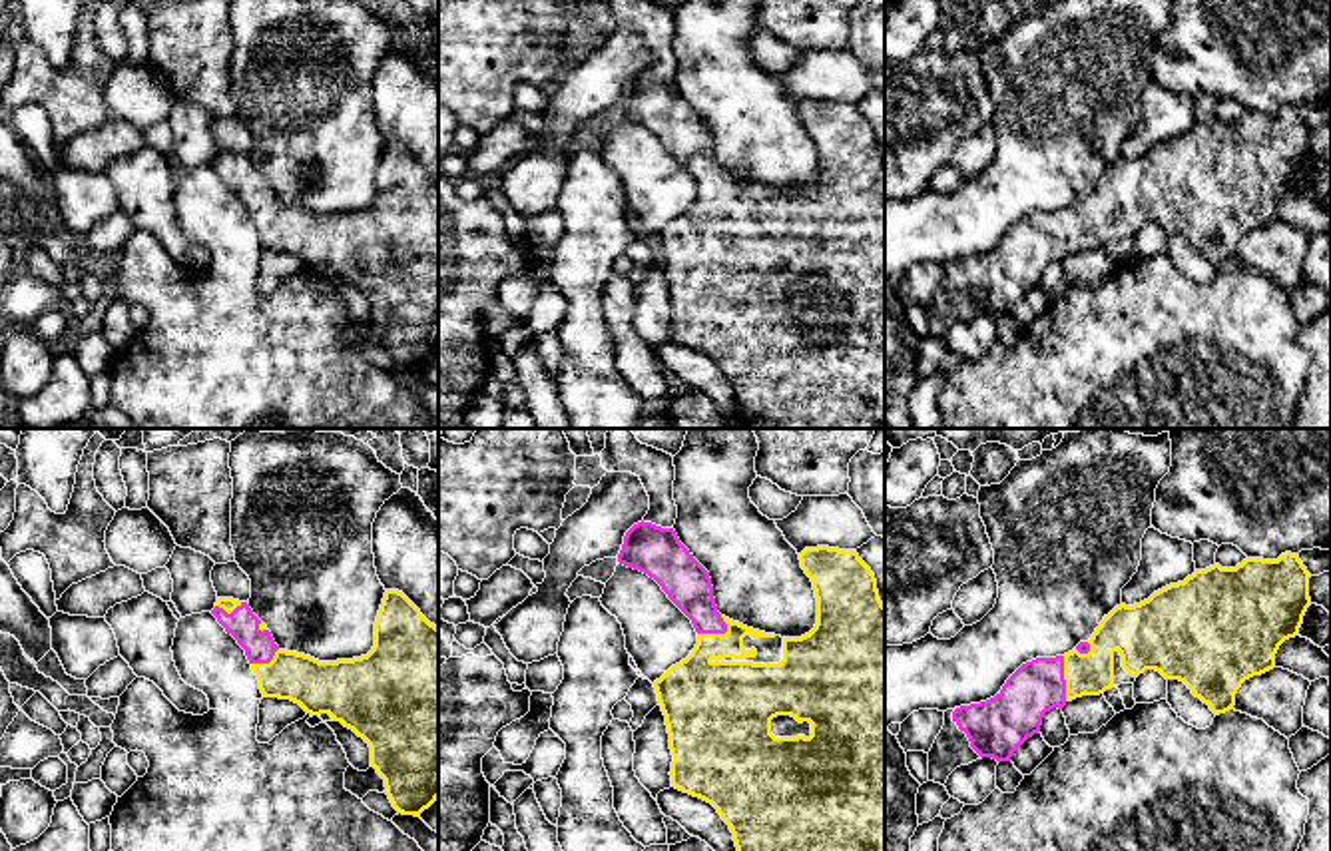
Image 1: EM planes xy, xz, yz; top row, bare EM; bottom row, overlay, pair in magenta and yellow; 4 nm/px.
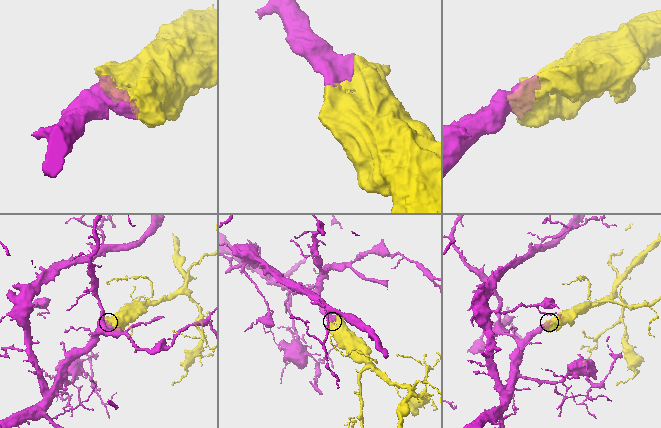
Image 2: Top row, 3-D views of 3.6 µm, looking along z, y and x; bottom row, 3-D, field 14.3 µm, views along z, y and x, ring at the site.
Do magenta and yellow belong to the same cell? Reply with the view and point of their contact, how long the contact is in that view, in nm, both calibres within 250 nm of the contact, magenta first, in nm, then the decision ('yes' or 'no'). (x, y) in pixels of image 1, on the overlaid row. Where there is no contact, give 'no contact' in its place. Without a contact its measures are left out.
contact yz (1063, 678); length 180 nm; calibres 220 and 180 nm; yes

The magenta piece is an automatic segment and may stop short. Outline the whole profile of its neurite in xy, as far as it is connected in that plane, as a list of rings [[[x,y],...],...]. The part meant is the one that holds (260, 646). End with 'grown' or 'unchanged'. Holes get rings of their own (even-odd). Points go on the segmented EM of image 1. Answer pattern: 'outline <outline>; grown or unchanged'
outline [[[387,590],[367,656],[319,662],[281,650],[247,602],[217,598],[211,614],[245,650],[263,698],[291,700],[307,713],[329,713],[371,747],[371,765],[402,815],[420,817],[438,799],[438,628],[399,590]]]; grown

